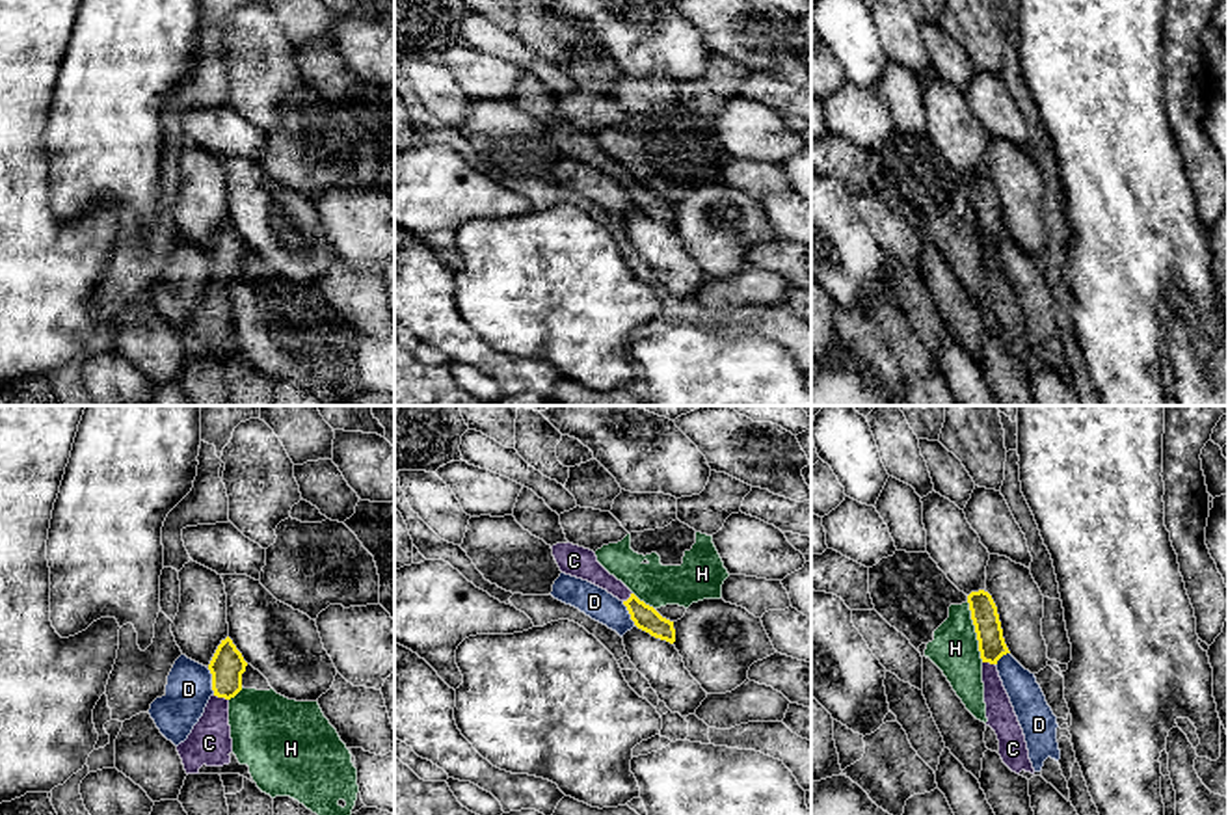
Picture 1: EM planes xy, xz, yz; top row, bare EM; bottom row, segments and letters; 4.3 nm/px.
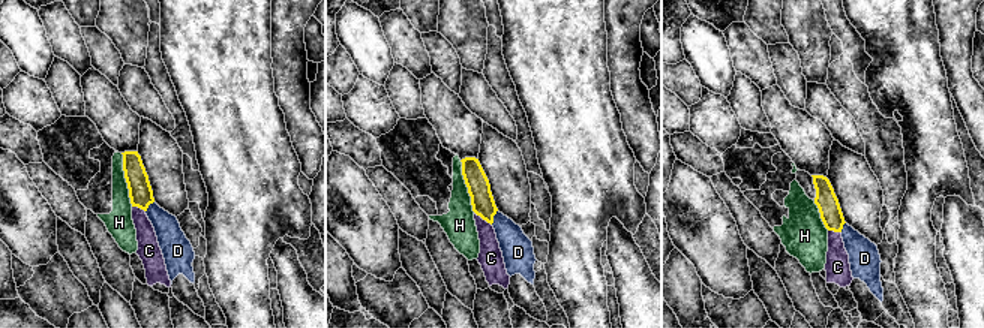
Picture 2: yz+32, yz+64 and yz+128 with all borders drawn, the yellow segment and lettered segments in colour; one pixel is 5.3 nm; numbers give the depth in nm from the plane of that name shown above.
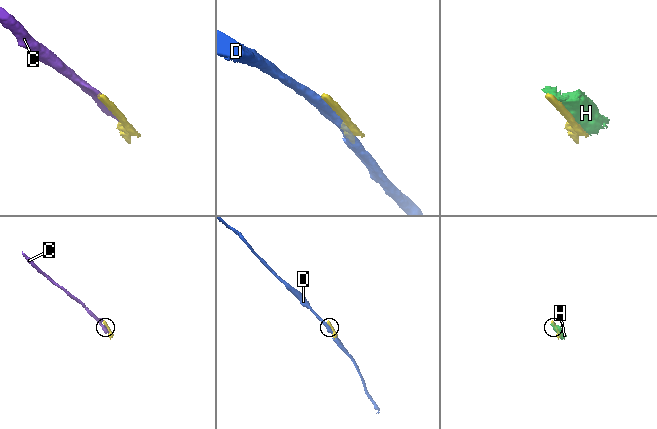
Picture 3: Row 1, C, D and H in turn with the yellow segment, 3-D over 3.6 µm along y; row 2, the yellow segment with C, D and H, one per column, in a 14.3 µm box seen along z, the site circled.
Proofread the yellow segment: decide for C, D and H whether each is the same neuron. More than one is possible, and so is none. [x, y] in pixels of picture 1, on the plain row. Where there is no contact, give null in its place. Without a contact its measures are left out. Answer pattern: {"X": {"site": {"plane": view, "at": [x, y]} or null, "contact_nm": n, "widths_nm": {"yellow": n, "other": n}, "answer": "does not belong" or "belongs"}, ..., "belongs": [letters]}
{"C": {"site": {"plane": "xy", "at": [220, 280]}, "contact_nm": 80, "widths_nm": {"yellow": 150, "other": 190}, "answer": "belongs"}, "D": {"site": {"plane": "xy", "at": [213, 265]}, "contact_nm": 120, "widths_nm": {"yellow": 150, "other": 200}, "answer": "does not belong"}, "H": {"site": {"plane": "yz", "at": [975, 214]}, "contact_nm": 280, "widths_nm": {"yellow": 120, "other": 200}, "answer": "does not belong"}, "belongs": ["C"]}

